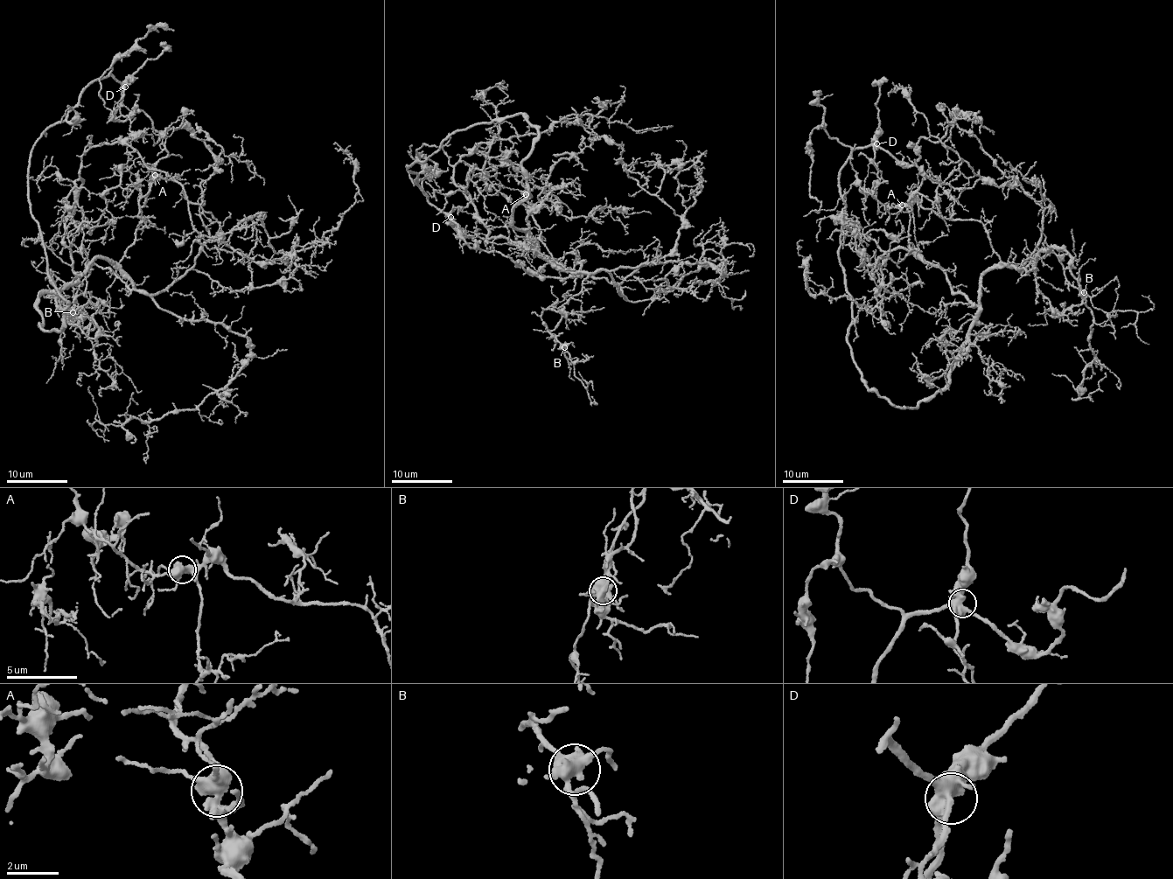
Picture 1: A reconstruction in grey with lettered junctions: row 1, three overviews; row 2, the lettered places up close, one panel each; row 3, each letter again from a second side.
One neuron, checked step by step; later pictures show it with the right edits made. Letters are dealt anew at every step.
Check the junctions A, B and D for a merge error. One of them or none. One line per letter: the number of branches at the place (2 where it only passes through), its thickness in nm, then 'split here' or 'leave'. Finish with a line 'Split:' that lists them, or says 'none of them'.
A: 5 | 480 nm | split here
B: 5 | 500 nm | leave
D: 5 | 500 nm | leave
Split: A

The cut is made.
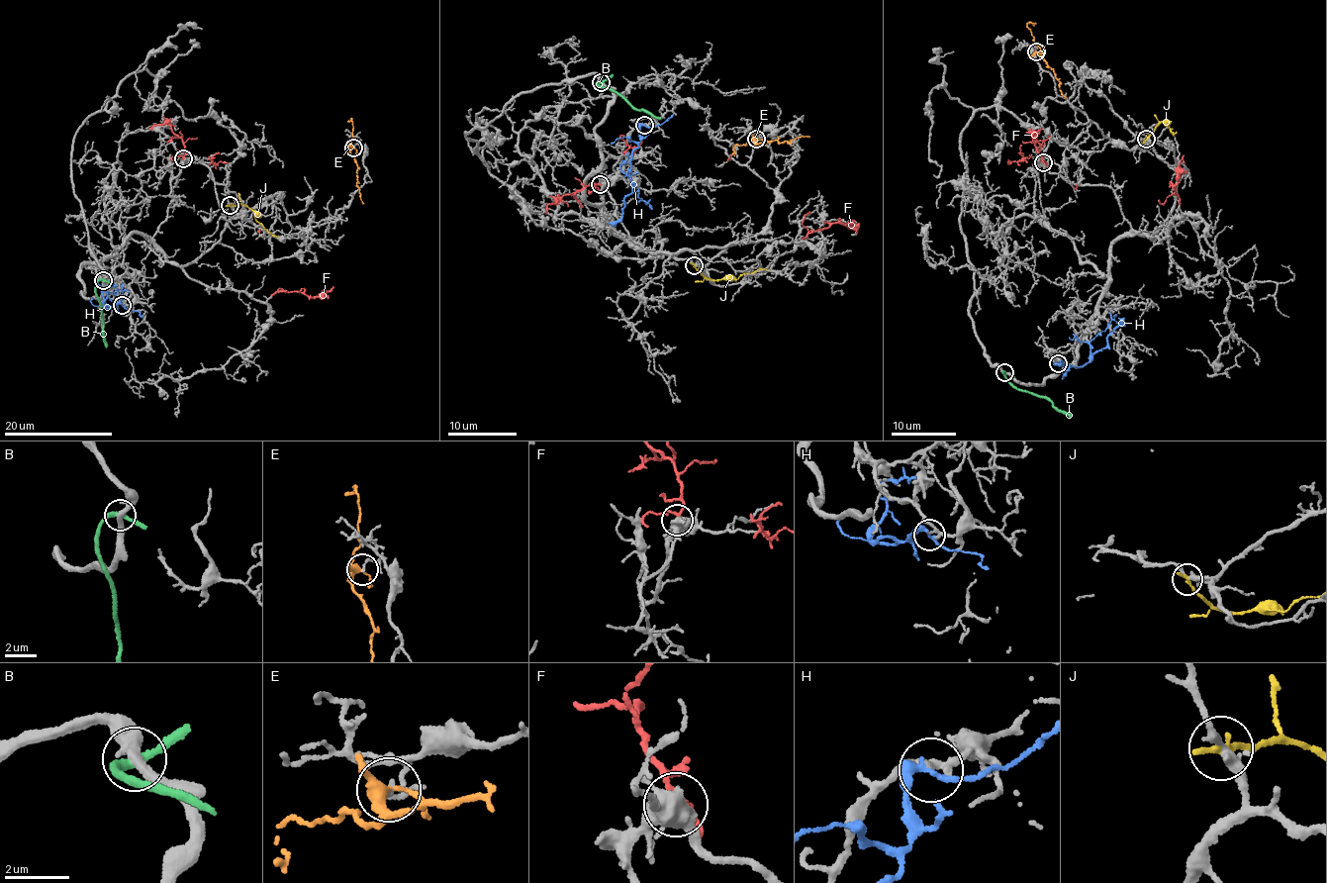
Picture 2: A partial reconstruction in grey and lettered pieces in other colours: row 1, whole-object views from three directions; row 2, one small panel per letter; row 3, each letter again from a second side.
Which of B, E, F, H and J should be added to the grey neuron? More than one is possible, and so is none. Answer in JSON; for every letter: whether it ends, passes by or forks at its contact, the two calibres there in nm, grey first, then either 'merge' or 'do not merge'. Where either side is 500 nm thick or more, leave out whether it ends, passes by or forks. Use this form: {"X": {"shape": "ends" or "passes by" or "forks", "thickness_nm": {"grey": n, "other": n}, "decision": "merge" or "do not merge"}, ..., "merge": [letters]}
{"B": {"shape": "passes by", "thickness_nm": {"grey": 260, "other": 260}, "decision": "do not merge"}, "E": {"shape": "forks", "thickness_nm": {"grey": 150, "other": 280}, "decision": "do not merge"}, "F": {"shape": "passes by", "thickness_nm": {"grey": 440, "other": 150}, "decision": "do not merge"}, "H": {"shape": "passes by", "thickness_nm": {"grey": 200, "other": 240}, "decision": "do not merge"}, "J": {"shape": "ends", "thickness_nm": {"grey": 240, "other": 200}, "decision": "do not merge"}, "merge": []}

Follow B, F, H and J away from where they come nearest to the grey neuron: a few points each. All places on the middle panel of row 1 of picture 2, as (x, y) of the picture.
B: (601, 81), (597, 83), (660, 119)
F: (601, 184), (629, 148), (642, 144), (731, 156), (804, 214), (805, 227), (816, 232), (836, 223), (857, 233)
H: (644, 126), (639, 129), (640, 143), (629, 164), (632, 191), (623, 199), (621, 217), (609, 223)
J: (695, 265), (704, 276), (716, 281), (728, 277), (735, 279), (760, 267), (767, 269)

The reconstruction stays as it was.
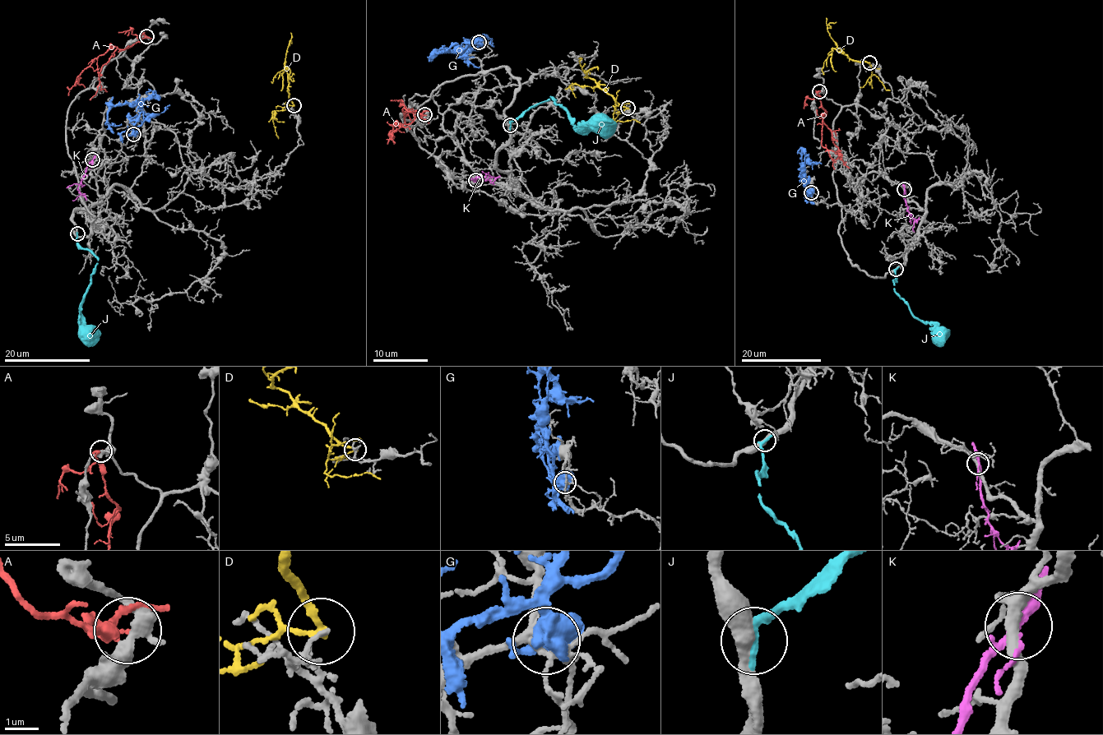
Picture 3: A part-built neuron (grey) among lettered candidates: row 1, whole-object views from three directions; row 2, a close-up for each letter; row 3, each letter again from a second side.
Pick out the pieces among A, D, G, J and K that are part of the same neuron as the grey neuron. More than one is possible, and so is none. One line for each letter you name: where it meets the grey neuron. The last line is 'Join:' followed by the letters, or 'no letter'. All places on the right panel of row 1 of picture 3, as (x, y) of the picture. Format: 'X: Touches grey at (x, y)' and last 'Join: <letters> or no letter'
J: Touches grey at (896, 269)
Join: J

